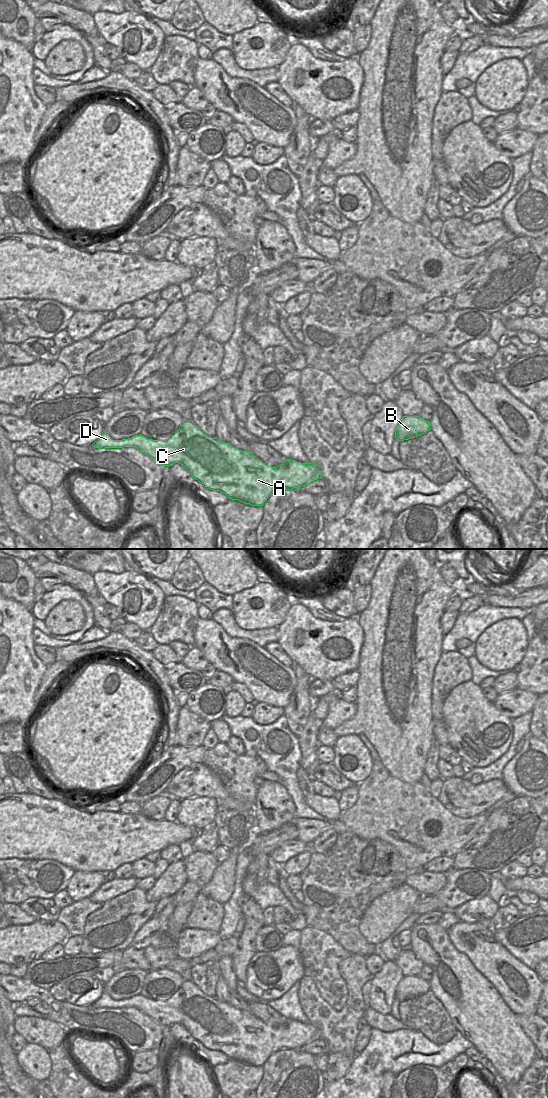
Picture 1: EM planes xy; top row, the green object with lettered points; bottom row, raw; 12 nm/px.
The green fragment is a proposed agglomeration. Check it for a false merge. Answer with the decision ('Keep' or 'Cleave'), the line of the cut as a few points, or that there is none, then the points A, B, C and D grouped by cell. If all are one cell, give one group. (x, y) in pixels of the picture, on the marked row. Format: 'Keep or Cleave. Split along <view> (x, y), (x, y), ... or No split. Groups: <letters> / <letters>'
Keep. No split. Groups: A B C D.

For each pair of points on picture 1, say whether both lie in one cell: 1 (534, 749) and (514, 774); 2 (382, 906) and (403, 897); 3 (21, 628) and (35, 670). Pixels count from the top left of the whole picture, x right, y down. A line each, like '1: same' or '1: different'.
1: same
2: same
3: same

